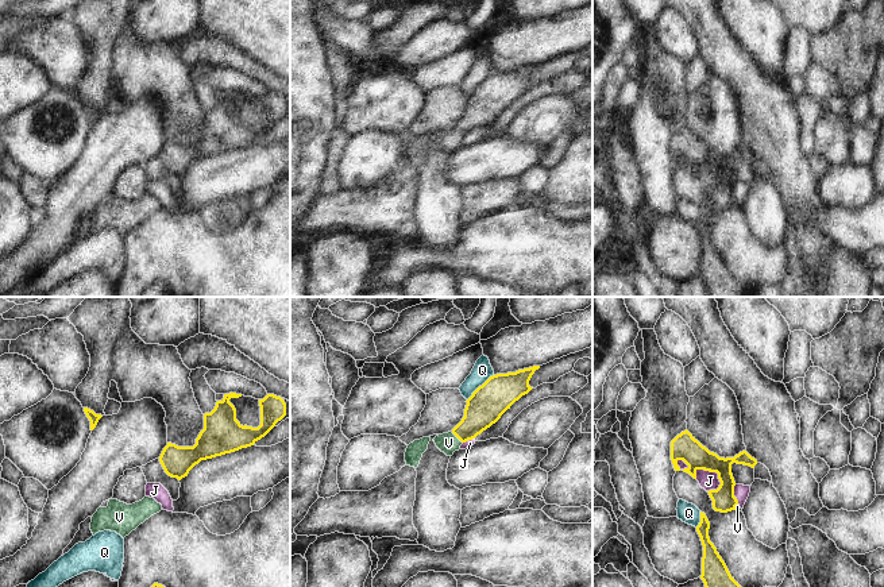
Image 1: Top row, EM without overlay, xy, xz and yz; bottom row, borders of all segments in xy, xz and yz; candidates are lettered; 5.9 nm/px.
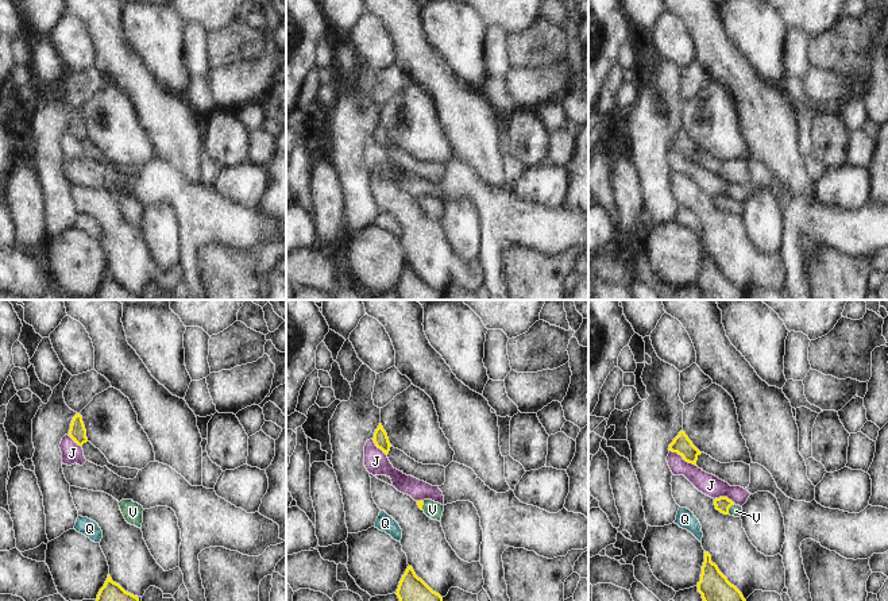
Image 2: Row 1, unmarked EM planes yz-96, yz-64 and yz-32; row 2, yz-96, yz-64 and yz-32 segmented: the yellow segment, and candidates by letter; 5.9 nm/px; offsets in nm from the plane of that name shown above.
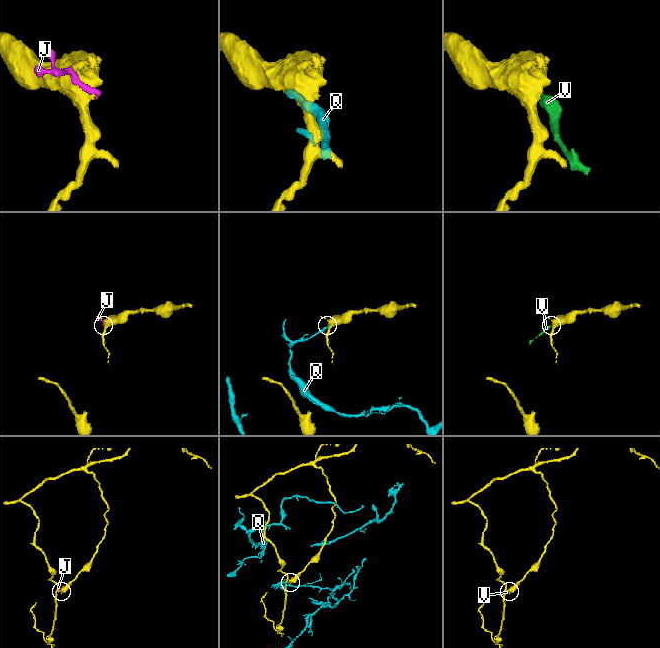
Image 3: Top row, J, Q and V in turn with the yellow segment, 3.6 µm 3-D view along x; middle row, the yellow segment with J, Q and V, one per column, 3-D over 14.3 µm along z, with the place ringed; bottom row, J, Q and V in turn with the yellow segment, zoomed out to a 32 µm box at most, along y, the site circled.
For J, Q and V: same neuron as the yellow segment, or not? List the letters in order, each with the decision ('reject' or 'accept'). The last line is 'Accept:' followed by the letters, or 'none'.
J: reject
Q: reject
V: accept
Accept: V

